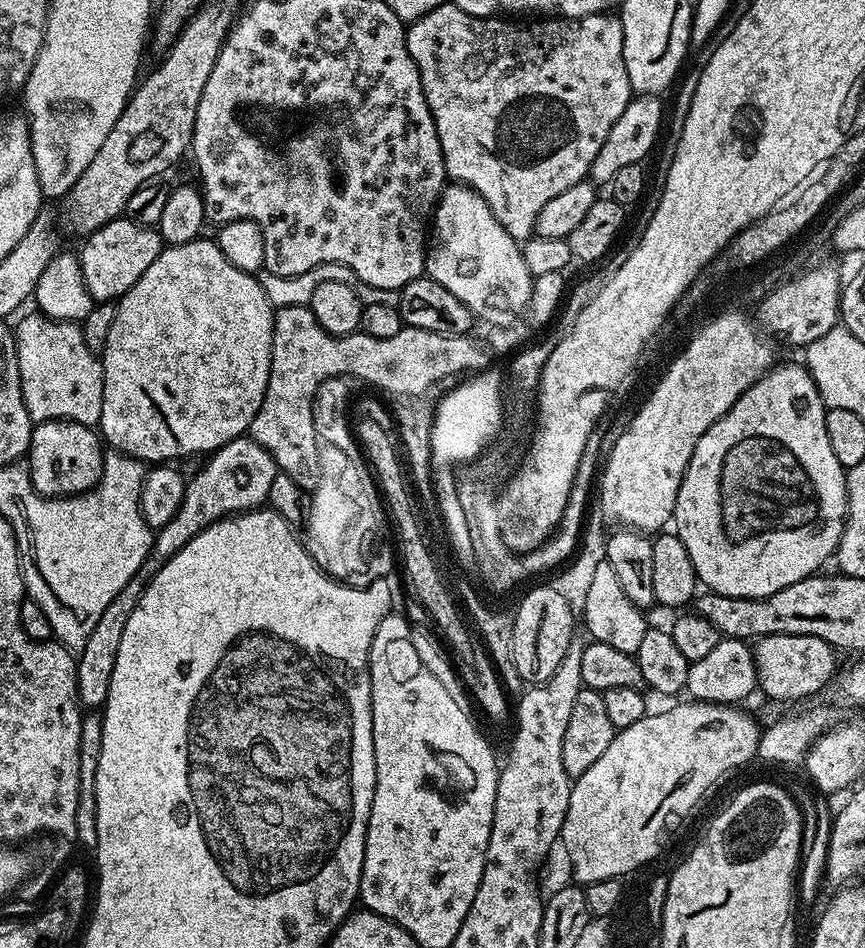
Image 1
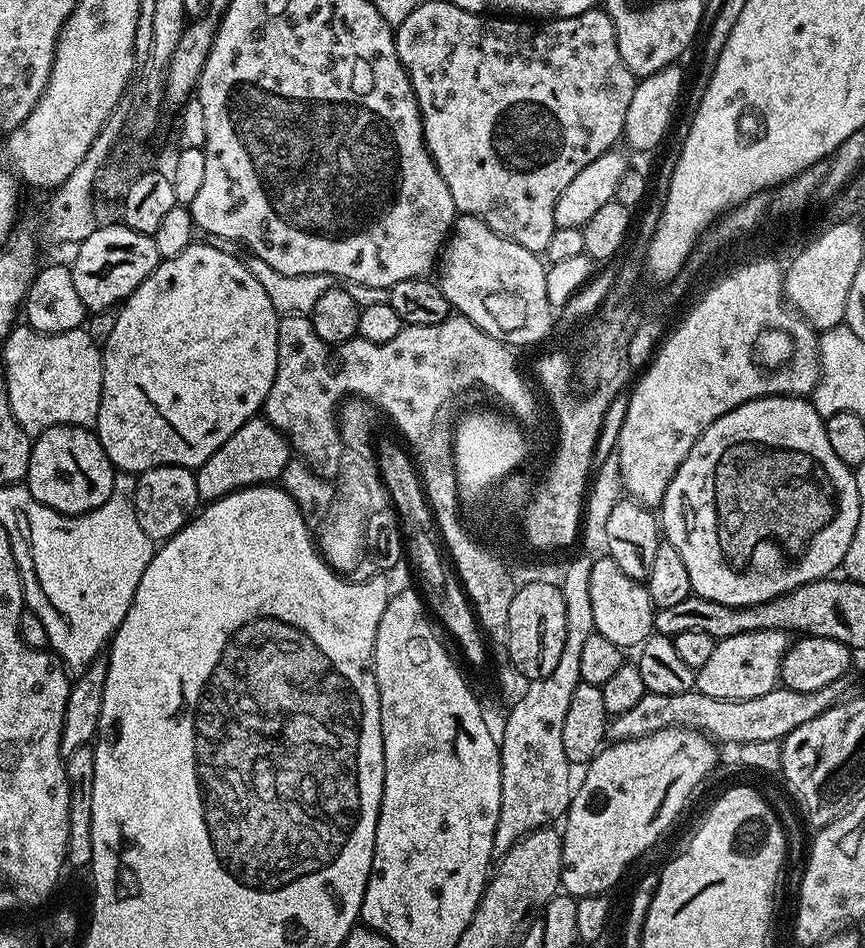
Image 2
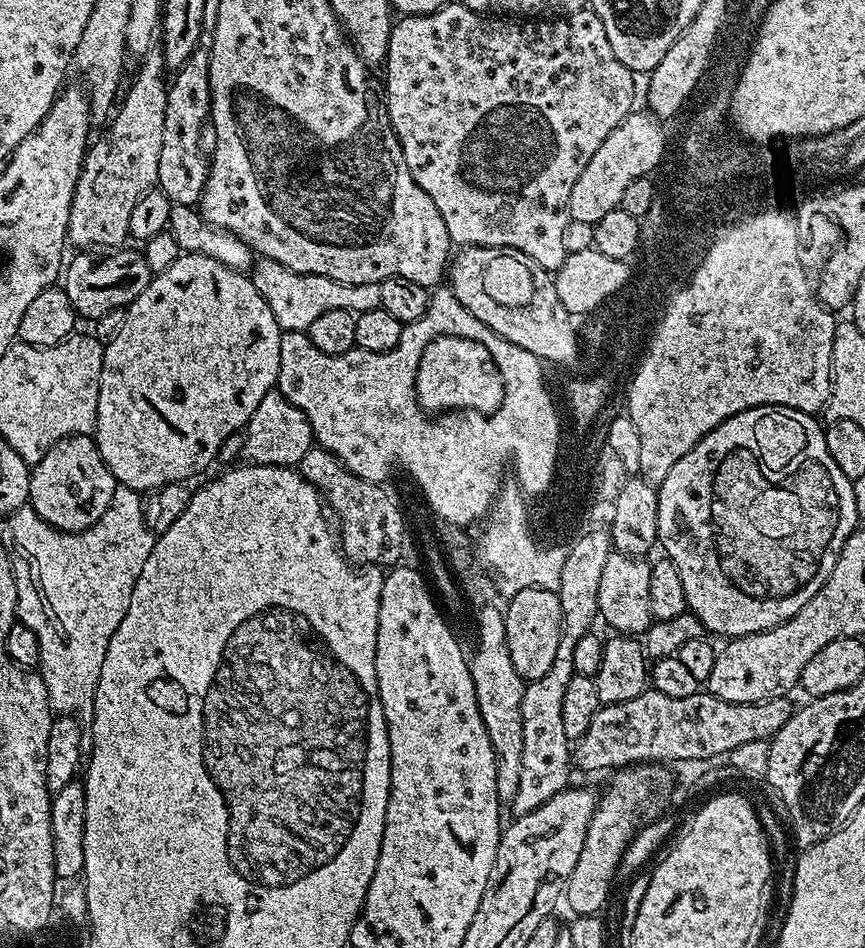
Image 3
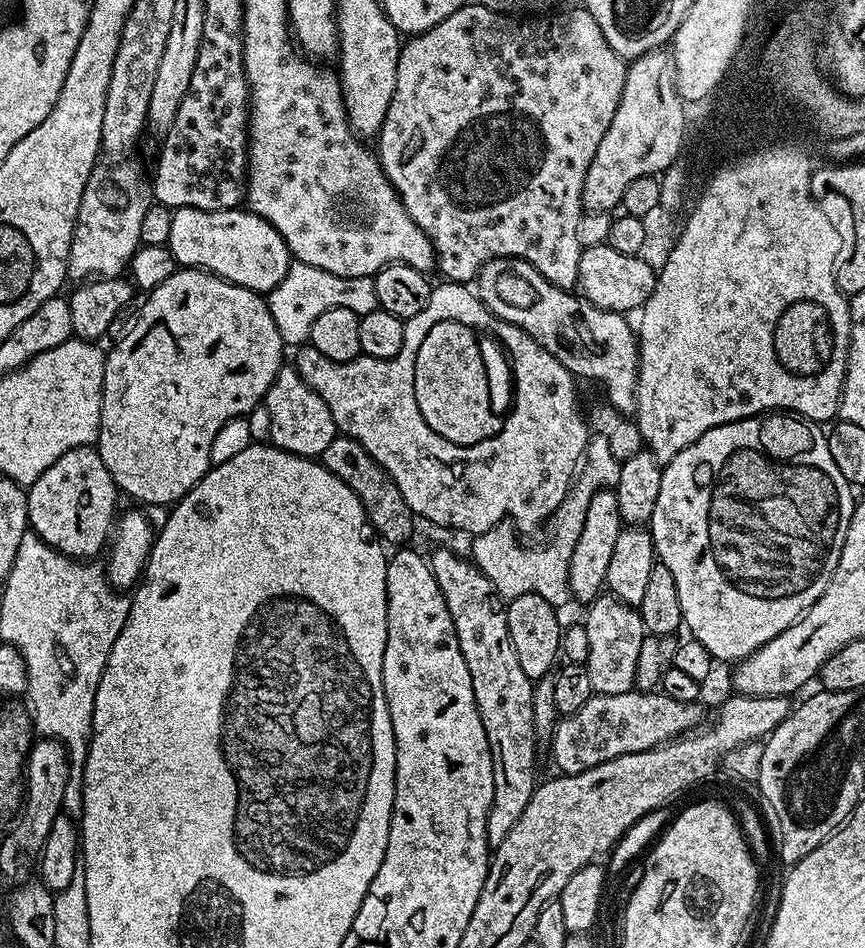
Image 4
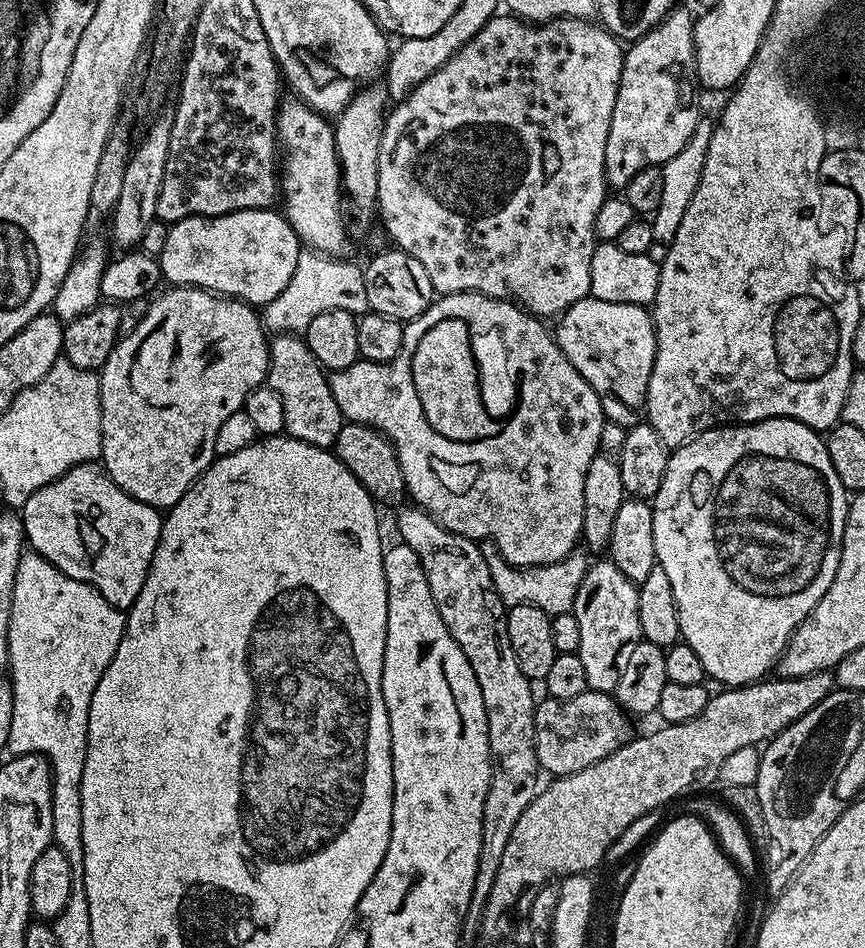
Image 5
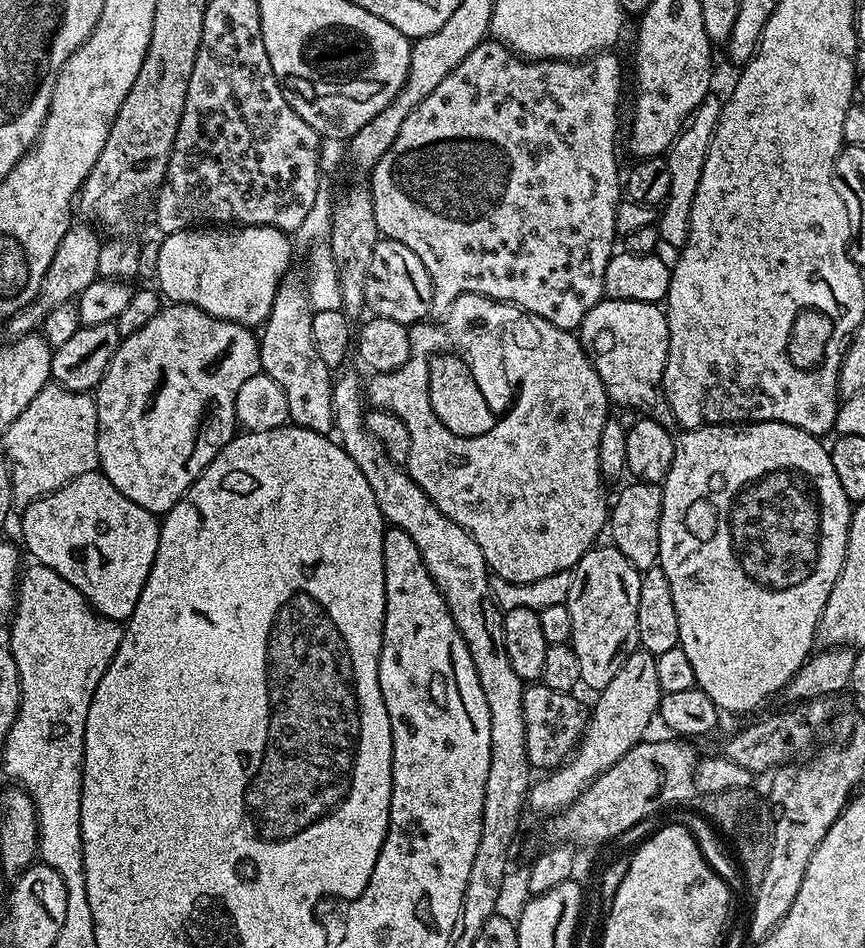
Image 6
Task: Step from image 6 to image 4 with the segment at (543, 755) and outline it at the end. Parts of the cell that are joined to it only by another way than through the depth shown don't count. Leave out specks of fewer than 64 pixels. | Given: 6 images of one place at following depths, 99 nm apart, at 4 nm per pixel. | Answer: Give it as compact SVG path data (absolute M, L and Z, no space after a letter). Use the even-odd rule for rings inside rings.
M659 690L594 694L586 702L586 706L582 706L582 710L574 710L574 714L557 719L556 728L550 737L555 771L565 776L582 774L582 770L590 770L602 762L610 762L610 758L657 748L668 740L699 728L705 719L700 707L699 703L678 702Z

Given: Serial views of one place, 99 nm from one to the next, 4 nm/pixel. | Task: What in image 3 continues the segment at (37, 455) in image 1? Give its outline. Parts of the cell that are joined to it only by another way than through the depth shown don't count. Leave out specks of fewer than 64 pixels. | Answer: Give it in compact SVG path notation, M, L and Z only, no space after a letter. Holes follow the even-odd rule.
M67 436L54 442L44 457L31 465L28 498L30 507L50 526L63 532L81 532L94 526L94 522L106 514L117 487L95 439L92 436Z

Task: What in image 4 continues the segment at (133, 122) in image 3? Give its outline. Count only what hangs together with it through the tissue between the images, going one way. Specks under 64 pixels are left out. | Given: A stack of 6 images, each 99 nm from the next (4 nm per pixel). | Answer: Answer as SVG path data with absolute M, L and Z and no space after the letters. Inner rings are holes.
M128 158L119 162L112 162L109 168L97 166L92 169L90 178L86 182L86 190L82 190L82 202L78 202L78 218L74 222L74 234L70 242L68 255L68 280L87 282L93 278L116 278L120 272L132 263L132 255L141 245L142 218L149 207L154 203L154 197L149 181L144 180L140 168Z

